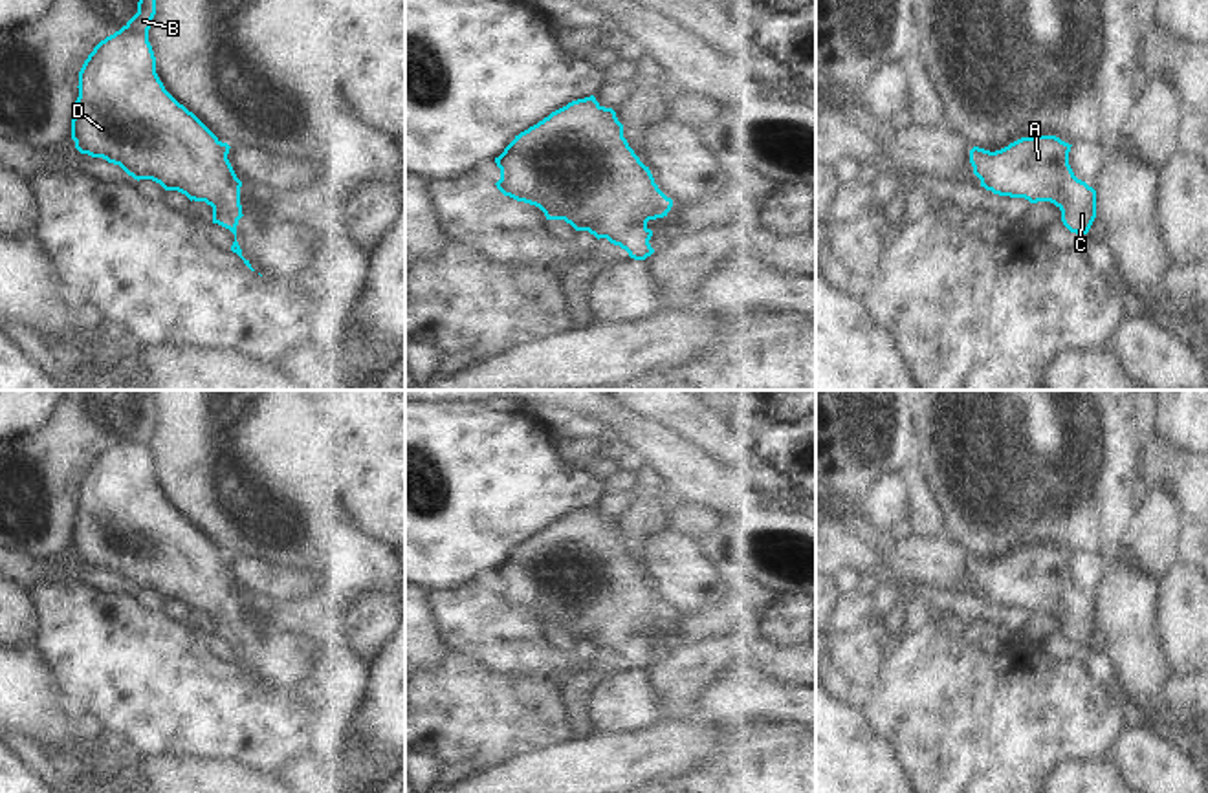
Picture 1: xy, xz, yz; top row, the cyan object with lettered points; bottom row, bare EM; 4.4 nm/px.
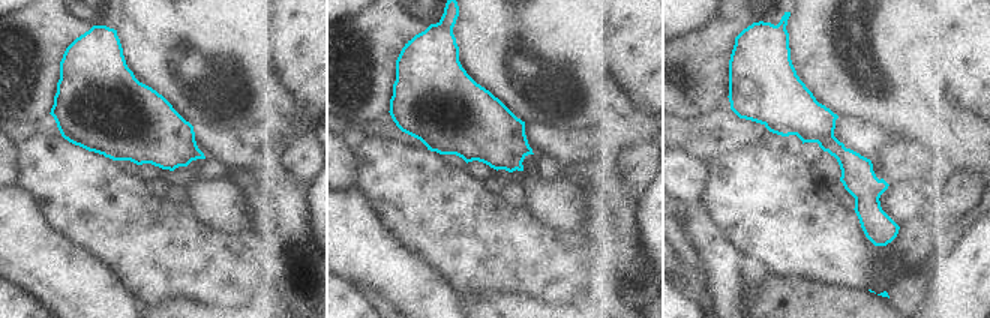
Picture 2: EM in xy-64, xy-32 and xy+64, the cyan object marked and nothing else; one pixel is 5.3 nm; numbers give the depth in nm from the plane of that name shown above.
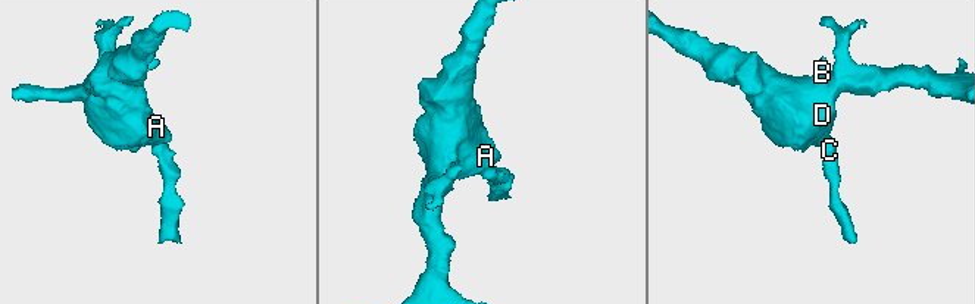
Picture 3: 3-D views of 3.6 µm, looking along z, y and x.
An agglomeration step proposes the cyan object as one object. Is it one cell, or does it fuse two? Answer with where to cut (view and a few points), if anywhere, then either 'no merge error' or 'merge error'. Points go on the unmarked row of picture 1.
cut none; no merge error

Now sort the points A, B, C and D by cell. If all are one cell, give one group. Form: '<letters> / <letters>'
A B C D

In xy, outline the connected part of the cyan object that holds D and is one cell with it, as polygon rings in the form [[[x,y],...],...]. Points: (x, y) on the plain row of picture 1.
[[[150,394],[141,399],[137,423],[114,445],[101,451],[84,471],[79,482],[79,507],[75,511],[75,526],[71,529],[71,549],[81,564],[103,568],[108,573],[119,575],[134,590],[152,590],[165,601],[178,601],[191,612],[205,612],[213,617],[213,634],[229,639],[235,645],[231,661],[236,663],[244,674],[255,681],[242,667],[236,652],[236,635],[242,625],[240,597],[227,564],[229,555],[222,553],[192,522],[180,515],[163,496],[156,483],[156,467],[148,452],[148,440],[156,425],[156,408]]]

